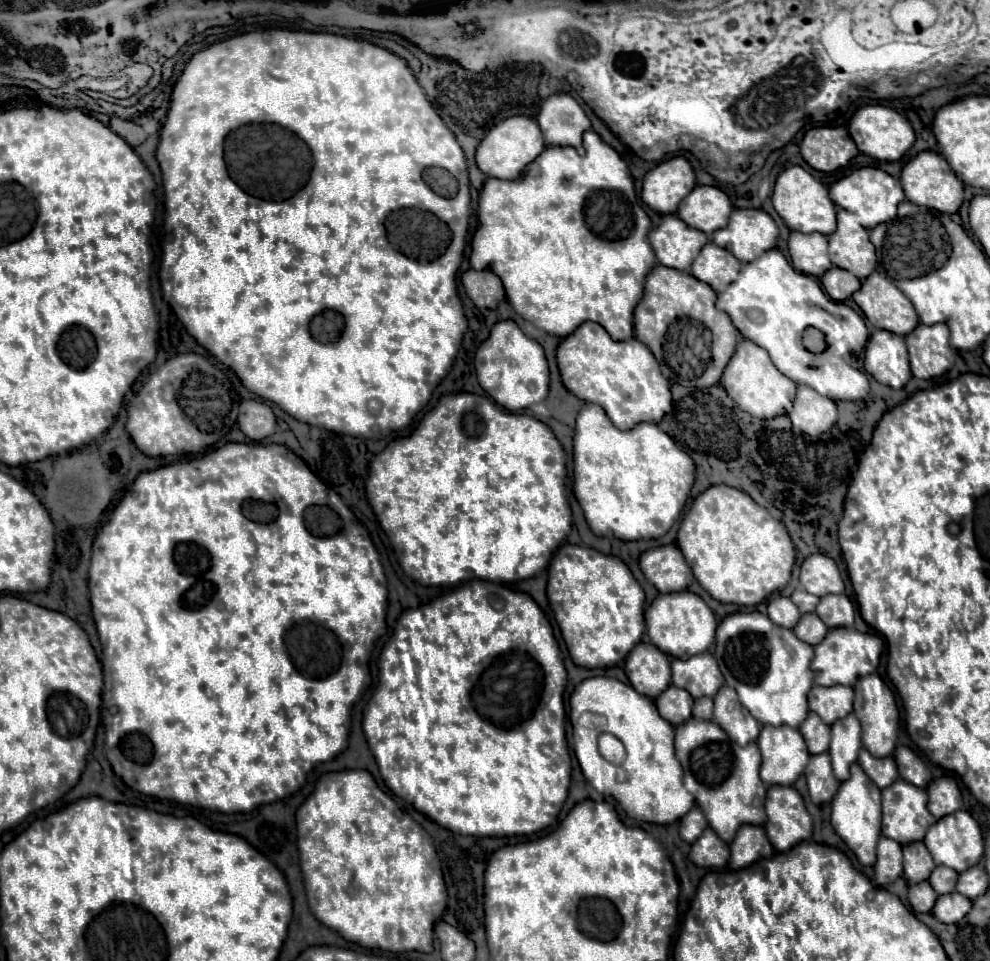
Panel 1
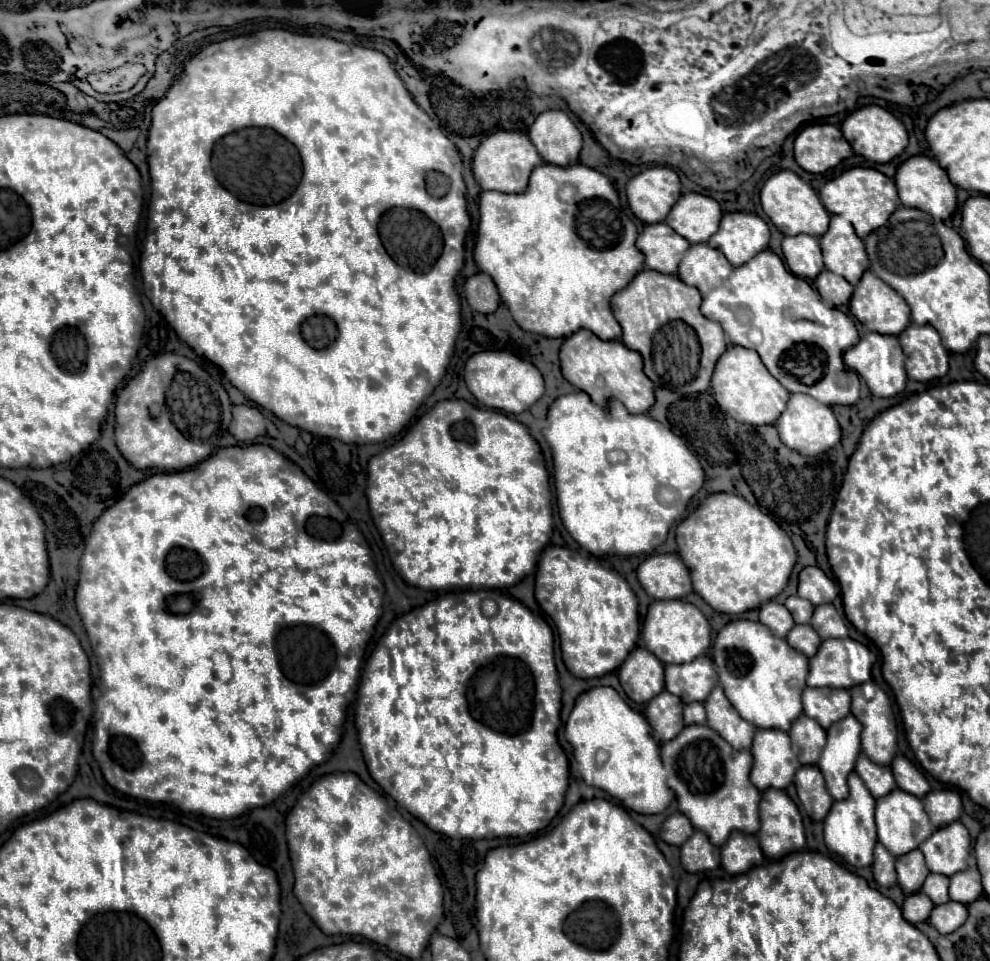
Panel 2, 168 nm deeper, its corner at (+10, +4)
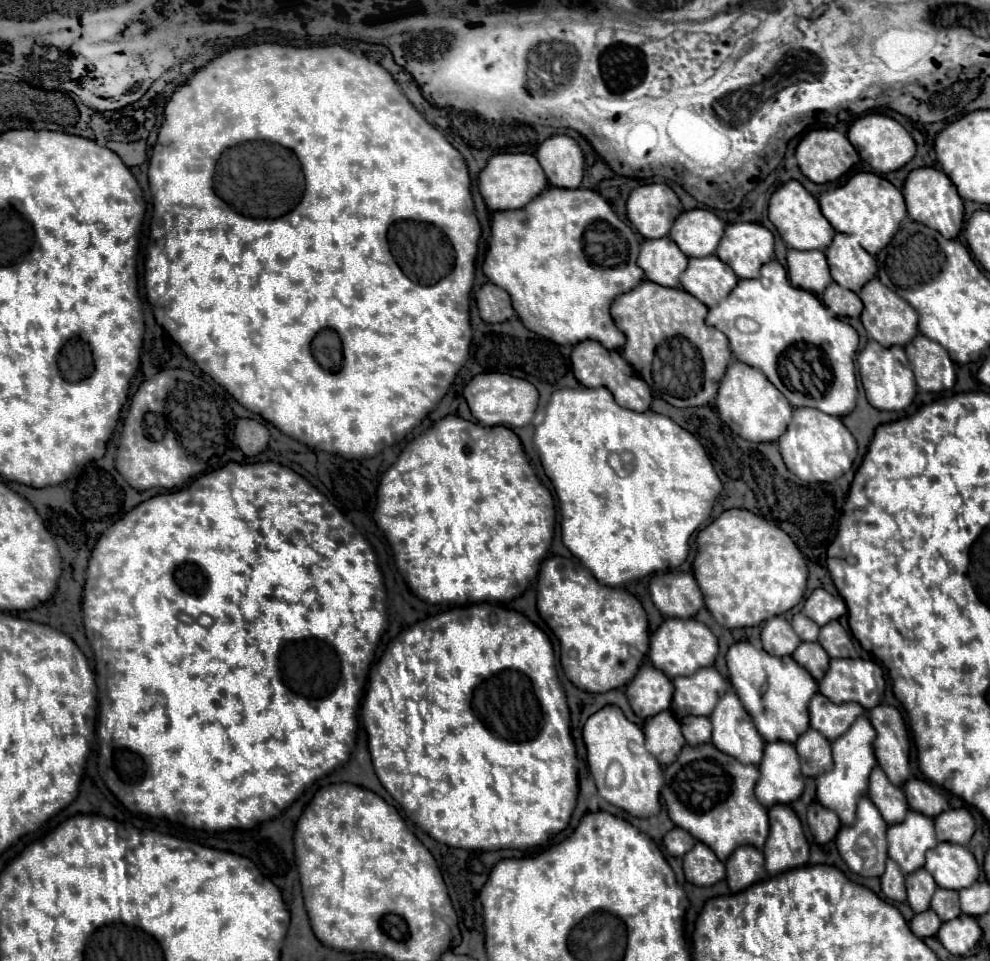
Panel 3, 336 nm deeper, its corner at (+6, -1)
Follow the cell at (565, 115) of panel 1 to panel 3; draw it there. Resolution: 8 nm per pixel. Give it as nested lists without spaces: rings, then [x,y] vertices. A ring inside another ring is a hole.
[[[567,135],[549,137],[537,151],[537,159],[547,171],[551,187],[577,189],[583,181],[583,153]]]

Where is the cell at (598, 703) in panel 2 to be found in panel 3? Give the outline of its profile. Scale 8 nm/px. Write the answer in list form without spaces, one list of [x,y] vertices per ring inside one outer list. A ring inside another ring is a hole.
[[[609,705],[609,707],[603,707],[601,711],[597,711],[595,715],[591,715],[587,719],[587,723],[583,725],[583,741],[587,745],[587,761],[589,761],[591,775],[595,777],[599,795],[605,801],[609,801],[615,807],[621,807],[623,811],[631,813],[633,817],[651,817],[651,815],[659,813],[659,809],[661,809],[659,791],[663,787],[663,771],[661,771],[659,763],[645,751],[643,731],[635,723],[627,721],[619,707]],[[613,761],[621,763],[621,767],[625,771],[625,781],[619,789],[607,789],[603,783],[605,771]]]

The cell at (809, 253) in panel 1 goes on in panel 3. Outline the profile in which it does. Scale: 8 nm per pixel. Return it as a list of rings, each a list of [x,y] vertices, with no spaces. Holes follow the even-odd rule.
[[[795,251],[787,253],[787,273],[795,287],[803,287],[815,295],[821,295],[833,281],[829,275],[827,259],[823,251]]]

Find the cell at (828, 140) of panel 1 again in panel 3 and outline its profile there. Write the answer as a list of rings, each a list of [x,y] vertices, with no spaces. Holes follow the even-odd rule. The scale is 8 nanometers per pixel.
[[[835,129],[807,133],[795,151],[801,173],[813,183],[829,183],[847,173],[859,155],[849,139]]]

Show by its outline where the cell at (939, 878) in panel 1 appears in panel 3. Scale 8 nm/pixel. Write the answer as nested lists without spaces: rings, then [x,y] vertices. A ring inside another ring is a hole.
[[[937,889],[933,899],[931,899],[931,909],[943,919],[943,921],[951,921],[955,917],[961,915],[961,909],[959,909],[959,897],[955,891],[949,891],[949,889]]]

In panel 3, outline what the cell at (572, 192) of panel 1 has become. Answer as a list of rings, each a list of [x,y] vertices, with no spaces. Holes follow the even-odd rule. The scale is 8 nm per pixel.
[[[547,187],[519,211],[493,213],[483,273],[491,283],[503,287],[511,295],[513,309],[529,331],[557,345],[577,345],[585,339],[593,339],[613,351],[625,345],[625,335],[615,327],[609,307],[617,295],[631,291],[643,281],[643,271],[637,267],[637,255],[637,235],[615,215],[601,195],[589,189]]]

